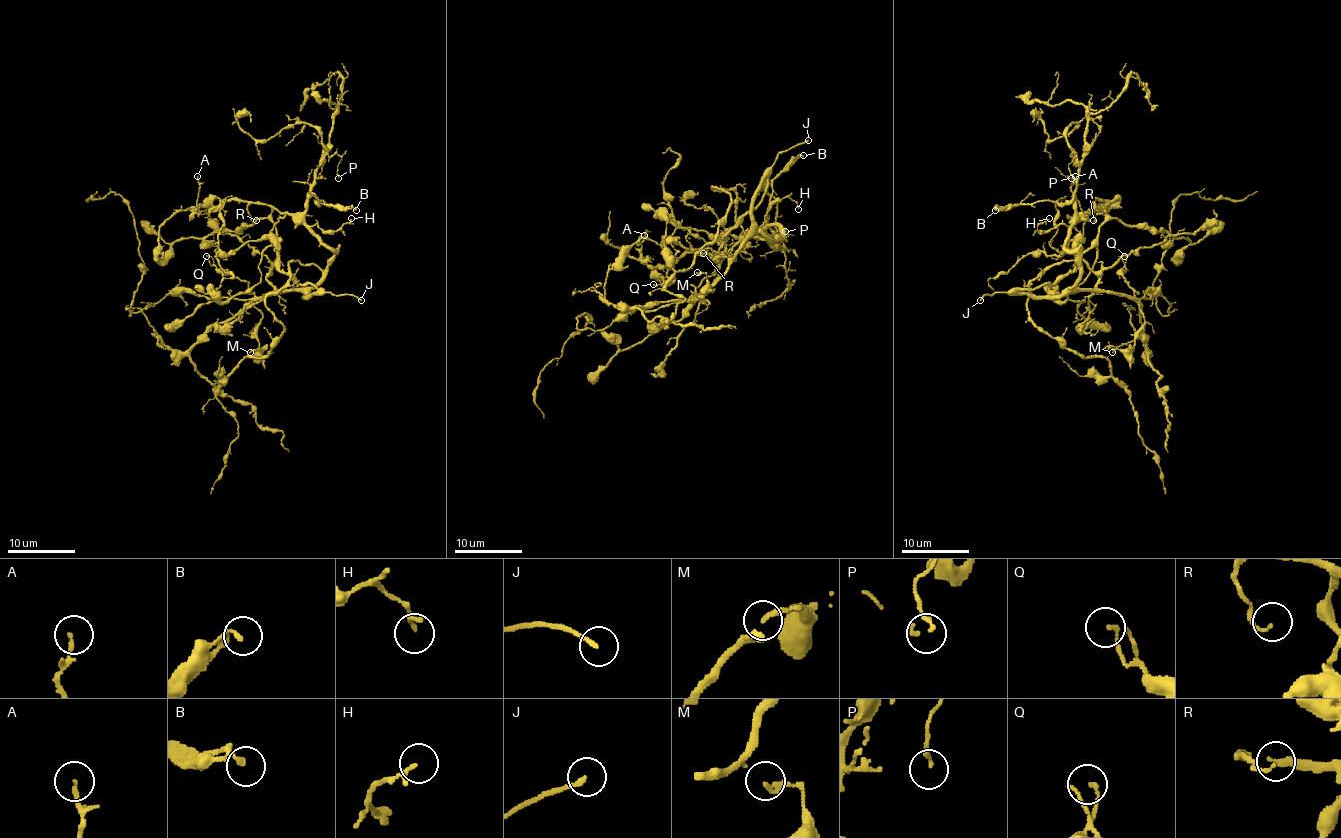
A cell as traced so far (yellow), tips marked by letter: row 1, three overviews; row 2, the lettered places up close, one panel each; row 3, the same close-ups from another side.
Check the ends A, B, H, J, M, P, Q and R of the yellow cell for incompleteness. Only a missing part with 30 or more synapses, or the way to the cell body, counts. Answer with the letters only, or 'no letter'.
J

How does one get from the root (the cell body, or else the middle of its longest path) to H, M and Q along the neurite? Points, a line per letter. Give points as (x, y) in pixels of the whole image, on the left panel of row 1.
H: (297, 291), (312, 286), (334, 254), (311, 229), (317, 224), (322, 230), (336, 230), (351, 218)
M: (297, 291), (267, 293), (253, 303), (261, 315), (256, 330), (260, 349), (250, 352)
Q: (297, 291), (275, 291), (256, 296), (245, 279), (223, 274), (206, 256)

